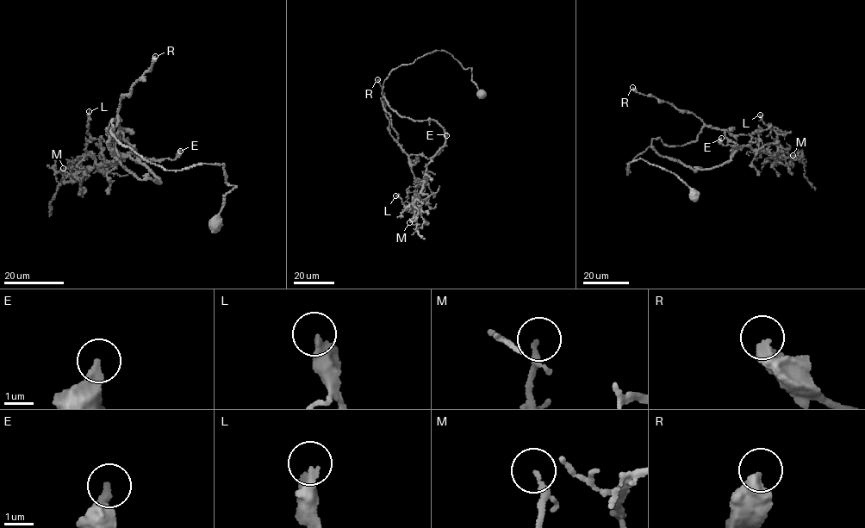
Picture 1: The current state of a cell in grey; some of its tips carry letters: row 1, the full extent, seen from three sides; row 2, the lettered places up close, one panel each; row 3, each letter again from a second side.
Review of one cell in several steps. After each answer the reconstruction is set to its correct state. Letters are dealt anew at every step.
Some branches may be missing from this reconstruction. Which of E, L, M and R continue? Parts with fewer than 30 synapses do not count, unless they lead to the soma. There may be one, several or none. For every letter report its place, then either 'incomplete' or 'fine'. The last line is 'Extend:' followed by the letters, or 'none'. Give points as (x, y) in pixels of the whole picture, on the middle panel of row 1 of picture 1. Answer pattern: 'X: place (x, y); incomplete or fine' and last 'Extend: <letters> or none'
E: place (446, 135); fine
L: place (395, 195); fine
M: place (409, 222); fine
R: place (377, 79); fine
Extend: none

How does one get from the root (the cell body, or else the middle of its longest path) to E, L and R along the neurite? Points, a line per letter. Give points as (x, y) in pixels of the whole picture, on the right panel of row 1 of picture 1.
E: (692, 195), (627, 164), (705, 126), (737, 145), (721, 138)
L: (692, 195), (627, 164), (705, 126), (770, 157), (778, 130), (760, 114)
R: (692, 195), (642, 159), (627, 175), (654, 139), (682, 145), (705, 124), (632, 87)

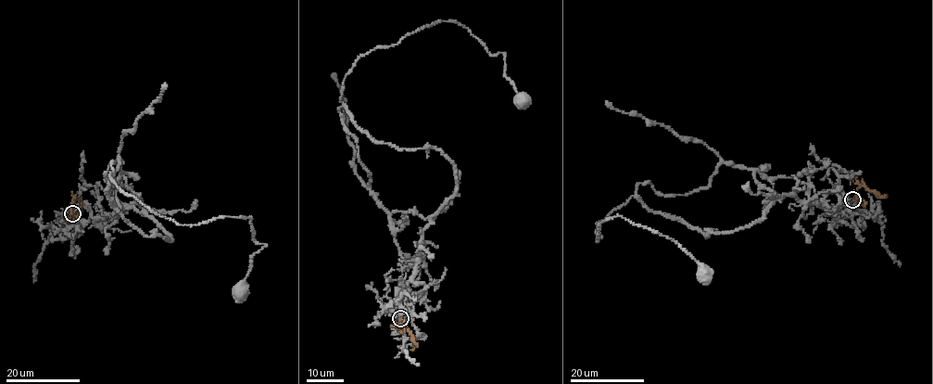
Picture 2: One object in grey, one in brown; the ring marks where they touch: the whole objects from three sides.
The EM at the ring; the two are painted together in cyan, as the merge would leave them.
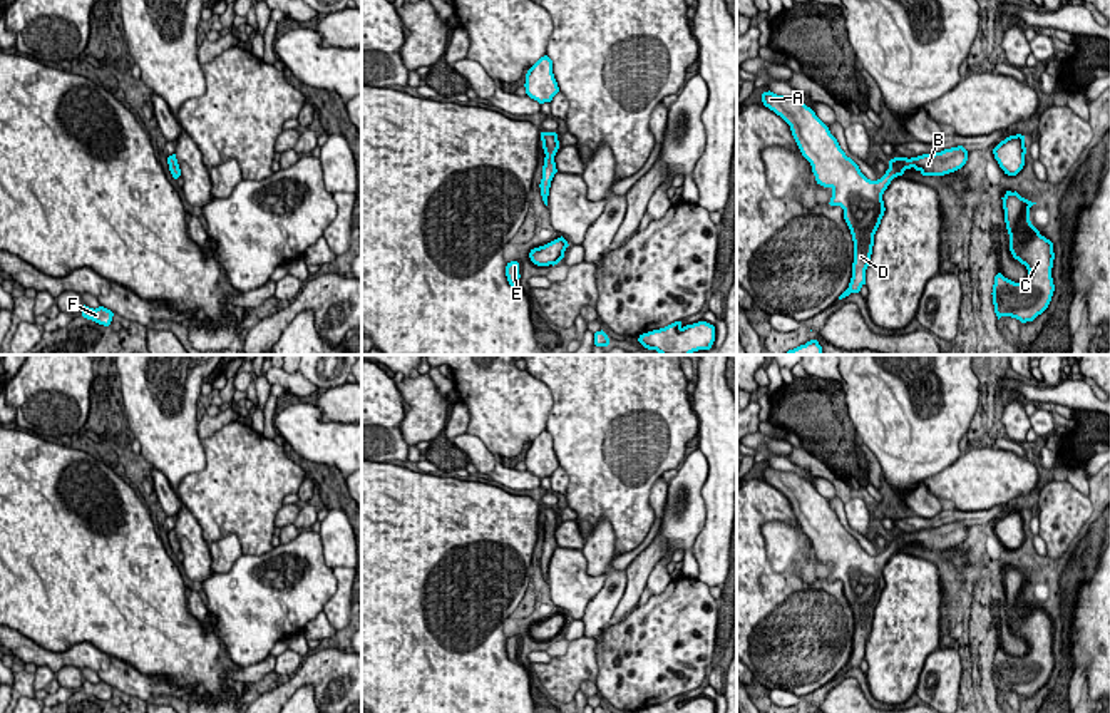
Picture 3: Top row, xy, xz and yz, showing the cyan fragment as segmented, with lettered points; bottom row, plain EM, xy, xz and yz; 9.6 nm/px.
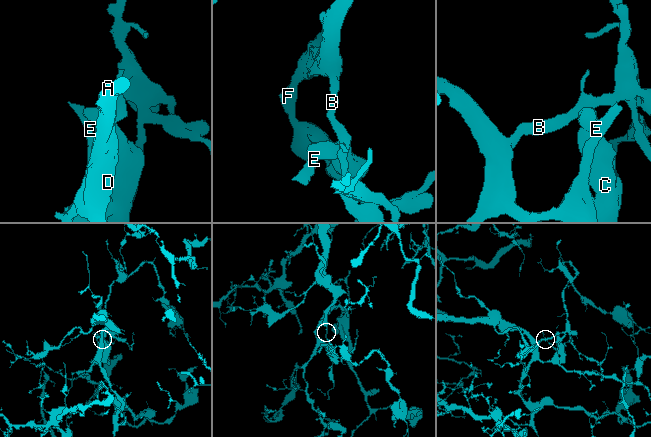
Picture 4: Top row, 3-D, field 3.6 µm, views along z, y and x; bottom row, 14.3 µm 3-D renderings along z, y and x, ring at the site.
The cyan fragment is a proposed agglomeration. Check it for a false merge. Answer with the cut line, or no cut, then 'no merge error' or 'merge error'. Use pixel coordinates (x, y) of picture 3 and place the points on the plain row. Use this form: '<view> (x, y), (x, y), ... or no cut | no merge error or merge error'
no cut | no merge error

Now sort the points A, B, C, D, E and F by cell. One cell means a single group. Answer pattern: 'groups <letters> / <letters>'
groups A B C D E F

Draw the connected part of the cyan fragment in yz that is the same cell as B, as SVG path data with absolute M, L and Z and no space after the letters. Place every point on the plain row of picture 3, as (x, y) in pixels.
M770 465L762 469L762 477L790 500L802 531L812 541L817 559L832 564L829 579L844 584L844 594L854 616L854 638L849 663L839 675L850 668L859 668L866 659L874 609L886 586L882 569L891 556L911 542L922 551L954 547L966 539L968 526L958 521L911 534L894 532L889 536L886 549L877 556L871 556L845 531L829 502L804 477L795 472L777 470Z

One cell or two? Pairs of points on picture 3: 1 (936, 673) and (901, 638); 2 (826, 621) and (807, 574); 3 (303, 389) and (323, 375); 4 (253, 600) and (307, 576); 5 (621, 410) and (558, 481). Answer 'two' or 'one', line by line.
1: two
2: two
3: two
4: one
5: two

